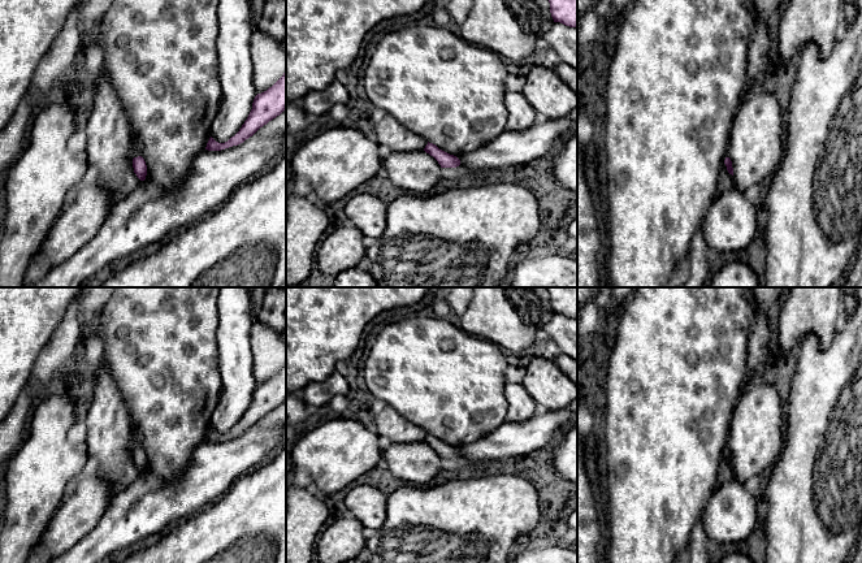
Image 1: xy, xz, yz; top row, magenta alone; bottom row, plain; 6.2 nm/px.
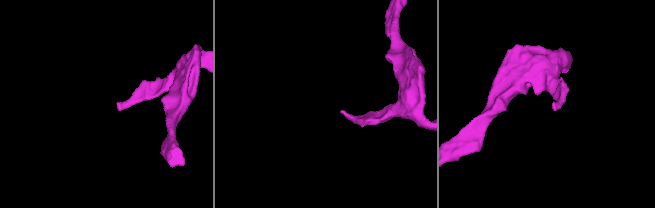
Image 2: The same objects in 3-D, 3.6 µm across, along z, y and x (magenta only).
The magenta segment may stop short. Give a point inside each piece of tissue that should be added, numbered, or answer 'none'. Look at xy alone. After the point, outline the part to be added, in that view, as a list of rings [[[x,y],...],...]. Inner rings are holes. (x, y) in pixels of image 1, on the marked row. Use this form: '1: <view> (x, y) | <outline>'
none

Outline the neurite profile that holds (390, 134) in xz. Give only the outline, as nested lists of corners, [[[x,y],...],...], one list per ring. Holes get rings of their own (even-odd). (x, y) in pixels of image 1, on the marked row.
[[[386,114],[374,124],[376,143],[387,147],[391,152],[424,151],[428,140],[407,130],[397,120]]]

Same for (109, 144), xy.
[[[105,66],[82,127],[86,131],[87,165],[98,170],[99,183],[114,200],[129,195],[140,183],[133,168],[133,135]]]

